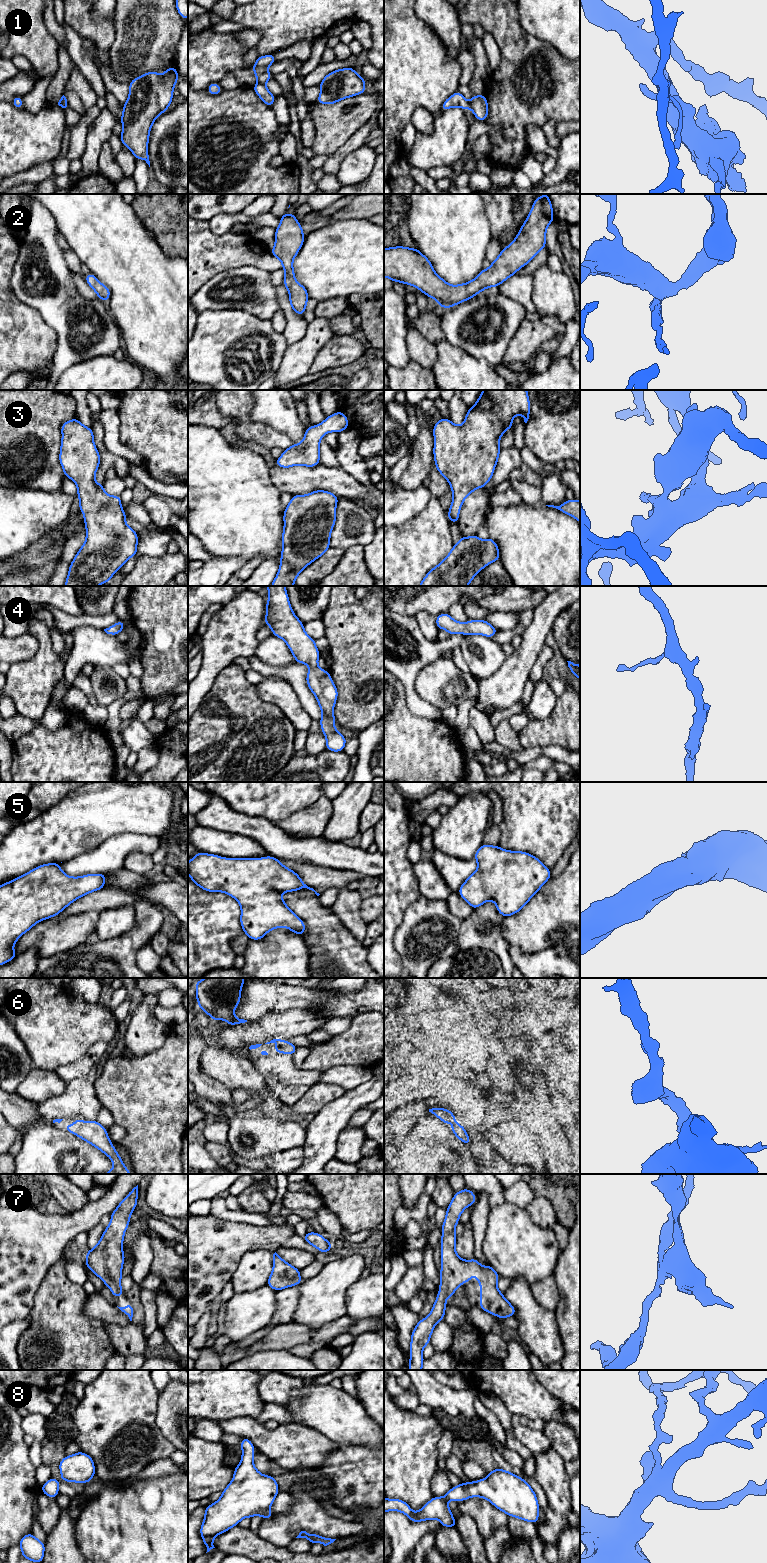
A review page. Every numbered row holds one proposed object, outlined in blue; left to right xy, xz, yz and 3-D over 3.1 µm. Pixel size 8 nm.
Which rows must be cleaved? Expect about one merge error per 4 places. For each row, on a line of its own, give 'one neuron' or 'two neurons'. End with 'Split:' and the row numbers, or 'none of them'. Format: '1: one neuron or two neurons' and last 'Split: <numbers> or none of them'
1: two neurons
2: one neuron
3: one neuron
4: one neuron
5: one neuron
6: one neuron
7: one neuron
8: one neuron
Split: 1

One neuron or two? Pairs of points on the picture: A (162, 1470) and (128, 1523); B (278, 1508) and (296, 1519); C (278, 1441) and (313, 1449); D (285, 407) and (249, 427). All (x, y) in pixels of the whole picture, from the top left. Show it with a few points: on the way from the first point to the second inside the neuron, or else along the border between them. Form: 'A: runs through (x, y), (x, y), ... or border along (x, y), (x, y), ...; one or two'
A: border along (177, 1472), (171, 1475), (135, 1481); two
B: border along (290, 1494), (290, 1507), (283, 1513), (274, 1514); two
C: runs through (287, 1444), (298, 1445), (304, 1449); one
D: border along (253, 400), (251, 418), (280, 431); two

